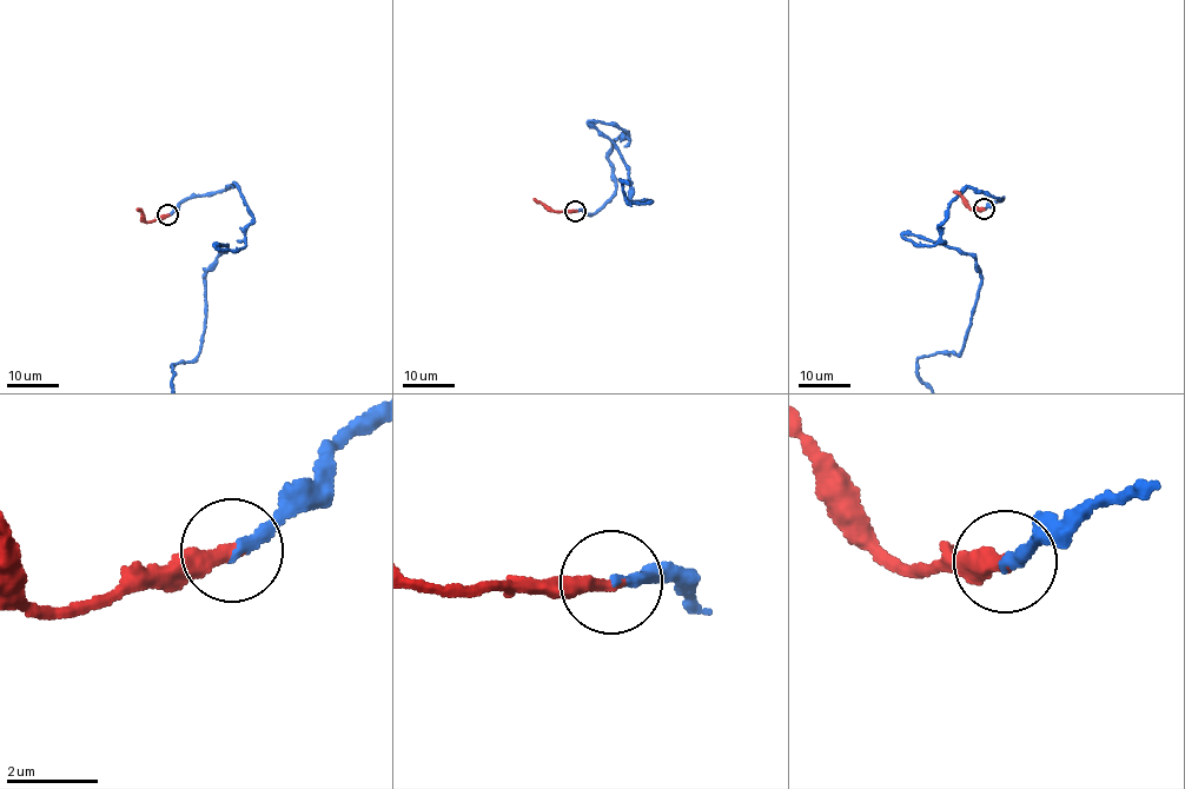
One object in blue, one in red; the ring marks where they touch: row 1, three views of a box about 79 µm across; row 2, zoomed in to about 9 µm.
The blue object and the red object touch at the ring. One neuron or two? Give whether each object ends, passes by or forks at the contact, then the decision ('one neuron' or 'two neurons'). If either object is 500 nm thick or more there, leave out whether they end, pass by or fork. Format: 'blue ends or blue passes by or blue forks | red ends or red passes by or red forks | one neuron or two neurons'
blue ends | red ends | one neuron

